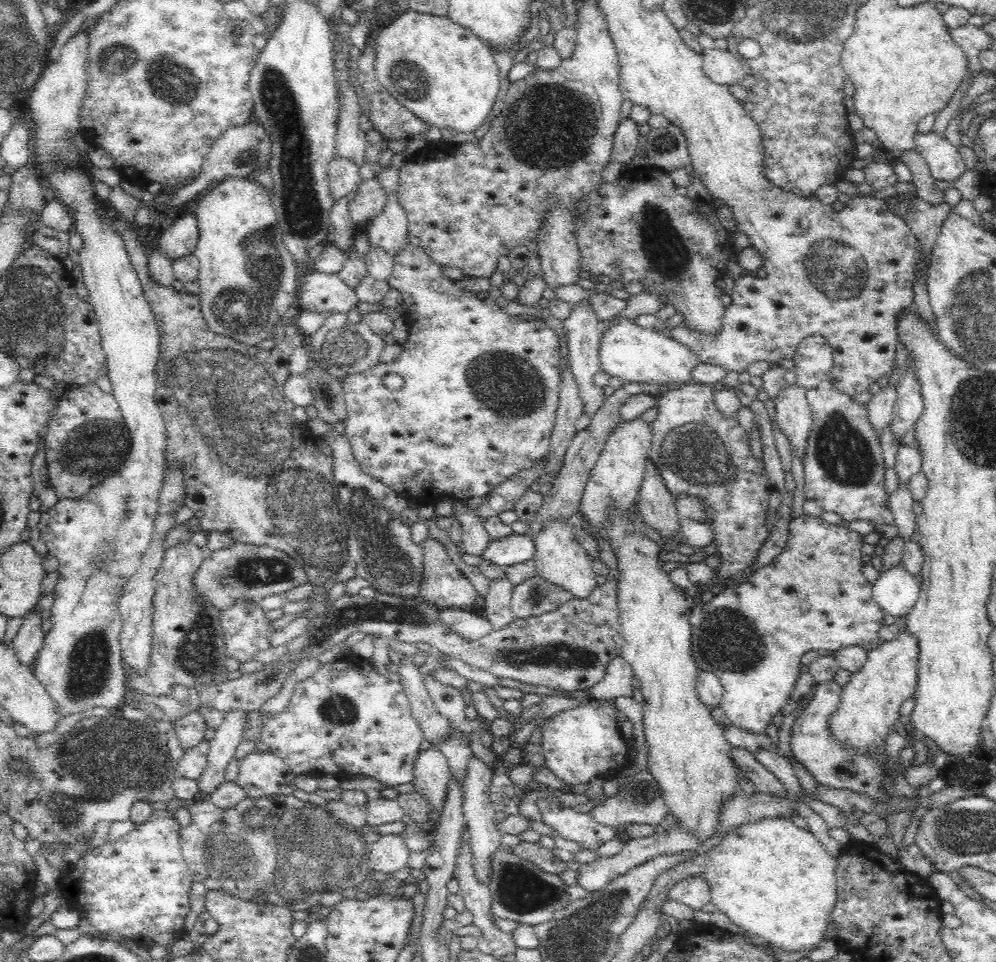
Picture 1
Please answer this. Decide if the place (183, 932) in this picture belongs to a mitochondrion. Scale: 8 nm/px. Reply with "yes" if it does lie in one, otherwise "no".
no

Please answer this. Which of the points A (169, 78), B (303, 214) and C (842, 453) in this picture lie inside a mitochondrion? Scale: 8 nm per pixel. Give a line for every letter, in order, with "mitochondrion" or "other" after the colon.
A: mitochondrion
B: mitochondrion
C: mitochondrion

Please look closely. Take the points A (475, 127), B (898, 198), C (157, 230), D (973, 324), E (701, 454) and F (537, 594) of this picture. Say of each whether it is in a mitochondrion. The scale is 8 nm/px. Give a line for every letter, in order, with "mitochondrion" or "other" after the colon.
A: other
B: other
C: other
D: mitochondrion
E: mitochondrion
F: mitochondrion

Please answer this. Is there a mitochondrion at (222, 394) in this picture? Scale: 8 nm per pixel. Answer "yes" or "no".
yes

